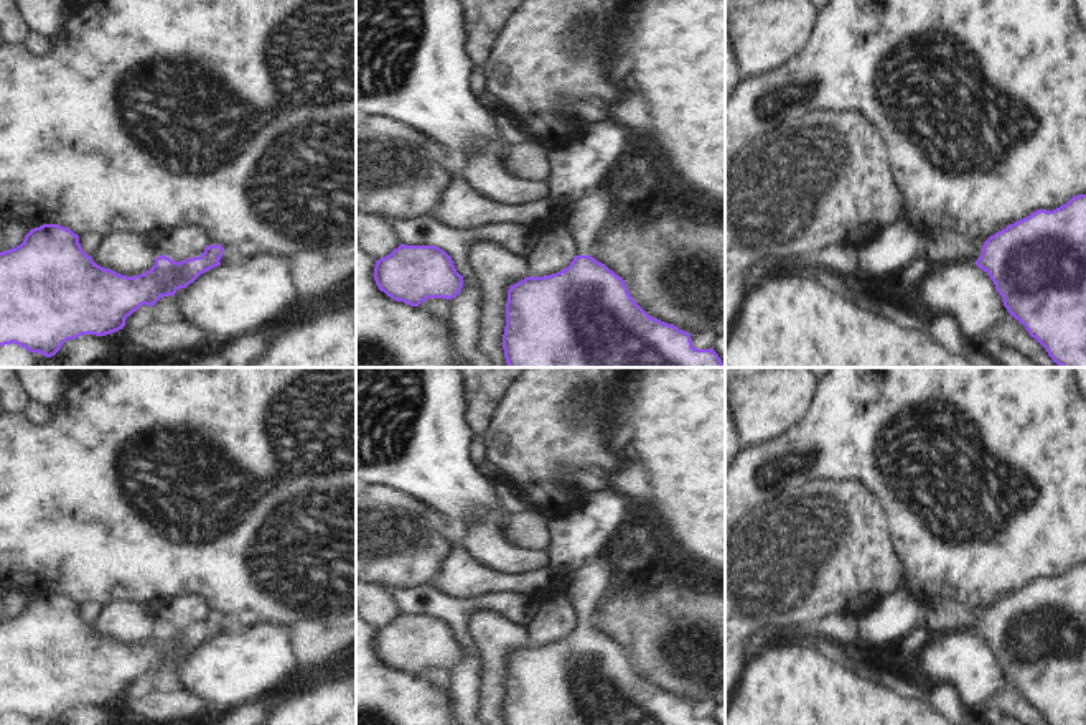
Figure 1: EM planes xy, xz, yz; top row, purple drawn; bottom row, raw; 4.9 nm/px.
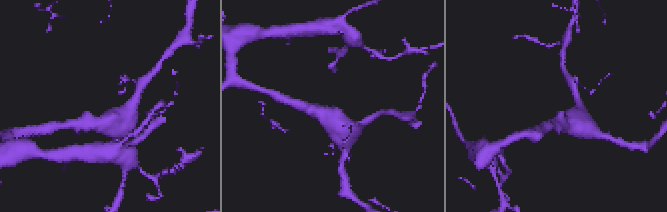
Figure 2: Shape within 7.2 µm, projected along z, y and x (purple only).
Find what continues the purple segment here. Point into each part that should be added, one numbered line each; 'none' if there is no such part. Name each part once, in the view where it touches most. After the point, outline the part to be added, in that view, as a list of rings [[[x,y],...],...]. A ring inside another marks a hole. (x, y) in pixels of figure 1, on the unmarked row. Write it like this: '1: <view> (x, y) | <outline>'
1: yz (941, 615) | [[[938,596],[926,605],[923,626],[931,634],[939,634],[943,631],[959,631],[959,629],[977,629],[982,623],[982,615],[987,608],[969,608],[957,600],[948,600],[944,596]]]

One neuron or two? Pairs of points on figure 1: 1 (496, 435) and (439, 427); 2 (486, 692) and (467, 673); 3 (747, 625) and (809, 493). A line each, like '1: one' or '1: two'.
1: two
2: two
3: one

